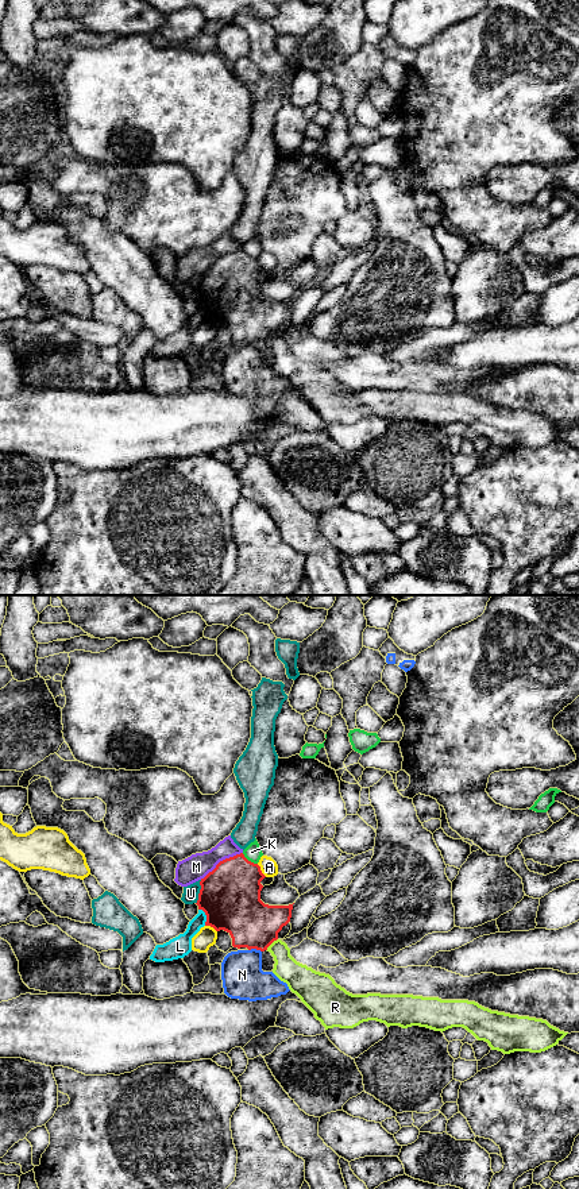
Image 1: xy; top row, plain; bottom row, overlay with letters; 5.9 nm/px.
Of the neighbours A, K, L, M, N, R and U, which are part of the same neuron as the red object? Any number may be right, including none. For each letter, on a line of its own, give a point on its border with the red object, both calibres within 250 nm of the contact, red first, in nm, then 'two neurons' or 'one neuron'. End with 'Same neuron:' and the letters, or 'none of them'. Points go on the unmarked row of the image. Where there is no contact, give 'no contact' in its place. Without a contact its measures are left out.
A: xy (261, 266) | 360/100 nm | two neurons
K: xy (250, 257) | 360/100 nm | two neurons
L: xy (207, 312) | 360/130 nm | two neurons
M: xy (220, 257) | 360/150 nm | two neurons
N: xy (255, 343) | 300/240 nm | two neurons
R: xy (271, 338) | 280/150 nm | two neurons
U: xy (200, 288) | 360/100 nm | two neurons
Same neuron: none of them

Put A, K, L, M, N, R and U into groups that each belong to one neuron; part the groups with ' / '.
A / K / L / M / N / R / U

